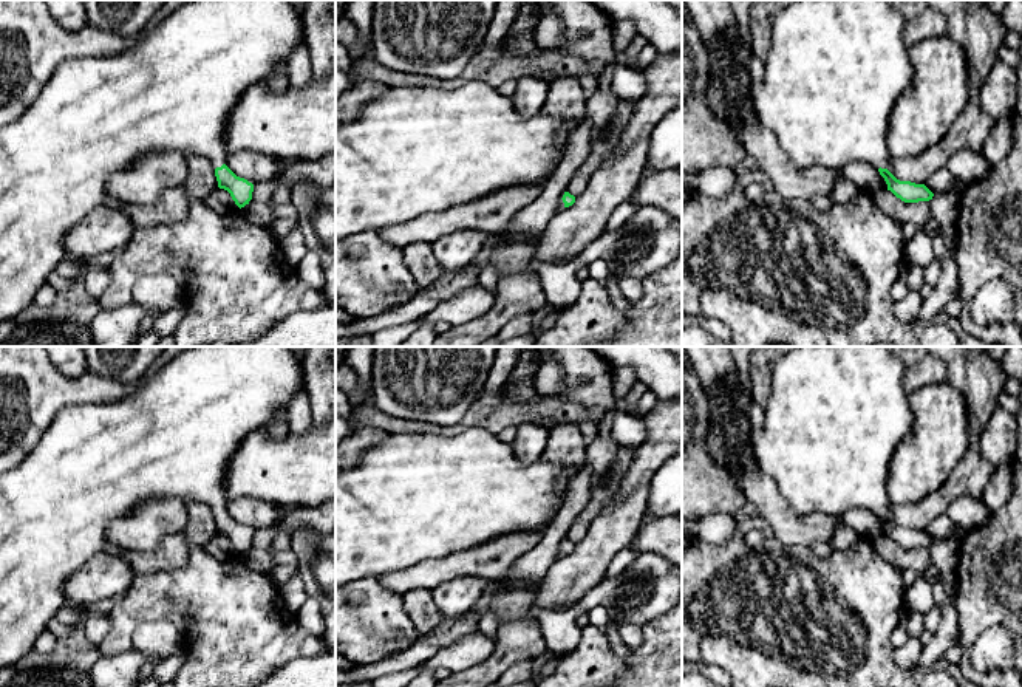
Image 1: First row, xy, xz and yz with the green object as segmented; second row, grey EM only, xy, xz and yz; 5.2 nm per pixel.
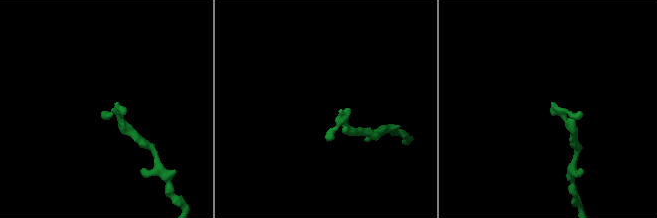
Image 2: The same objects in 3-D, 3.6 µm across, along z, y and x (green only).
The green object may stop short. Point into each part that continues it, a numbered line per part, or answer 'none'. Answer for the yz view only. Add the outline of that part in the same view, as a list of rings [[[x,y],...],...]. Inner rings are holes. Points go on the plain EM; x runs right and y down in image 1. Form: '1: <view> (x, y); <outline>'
1: yz (835, 415); [[[795,347],[772,368],[770,396],[764,407],[762,432],[751,436],[755,458],[781,495],[801,515],[841,515],[864,508],[889,515],[889,464],[900,441],[914,426],[904,393],[906,365],[889,347]]]

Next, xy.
1: xy (173, 437); [[[189,347],[179,351],[162,370],[150,376],[136,393],[113,402],[66,405],[56,415],[37,446],[11,472],[0,473],[0,668],[15,667],[15,664],[34,650],[40,633],[46,631],[46,624],[56,617],[63,603],[63,583],[79,568],[87,565],[96,554],[104,552],[107,529],[116,518],[127,517],[145,500],[178,497],[187,503],[204,503],[212,512],[226,511],[227,498],[224,492],[224,473],[230,456],[255,430],[266,430],[271,419],[289,408],[291,401],[306,385],[305,353],[295,354],[289,347]]]

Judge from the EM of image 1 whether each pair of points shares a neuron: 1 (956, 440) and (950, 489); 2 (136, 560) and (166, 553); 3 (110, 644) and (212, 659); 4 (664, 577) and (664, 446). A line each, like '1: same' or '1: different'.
1: different
2: same
3: same
4: different

